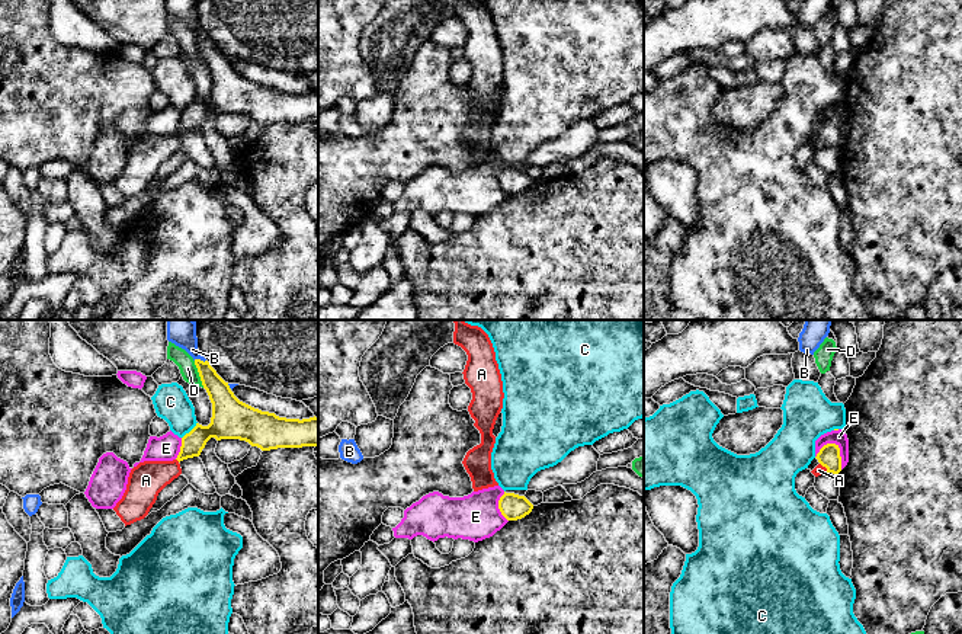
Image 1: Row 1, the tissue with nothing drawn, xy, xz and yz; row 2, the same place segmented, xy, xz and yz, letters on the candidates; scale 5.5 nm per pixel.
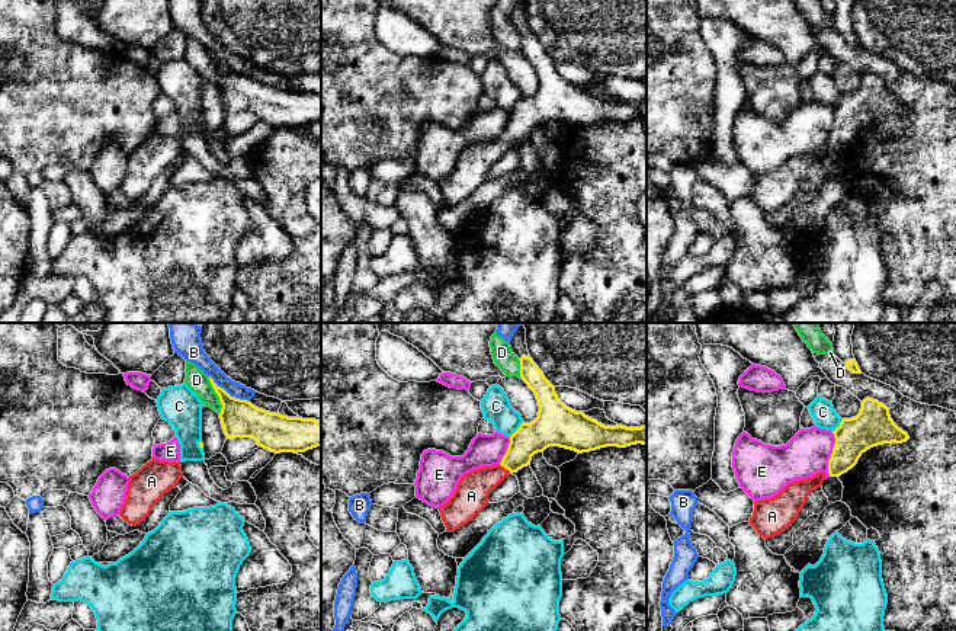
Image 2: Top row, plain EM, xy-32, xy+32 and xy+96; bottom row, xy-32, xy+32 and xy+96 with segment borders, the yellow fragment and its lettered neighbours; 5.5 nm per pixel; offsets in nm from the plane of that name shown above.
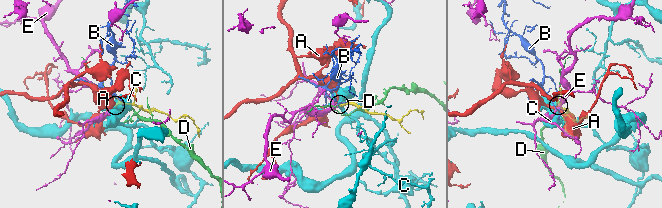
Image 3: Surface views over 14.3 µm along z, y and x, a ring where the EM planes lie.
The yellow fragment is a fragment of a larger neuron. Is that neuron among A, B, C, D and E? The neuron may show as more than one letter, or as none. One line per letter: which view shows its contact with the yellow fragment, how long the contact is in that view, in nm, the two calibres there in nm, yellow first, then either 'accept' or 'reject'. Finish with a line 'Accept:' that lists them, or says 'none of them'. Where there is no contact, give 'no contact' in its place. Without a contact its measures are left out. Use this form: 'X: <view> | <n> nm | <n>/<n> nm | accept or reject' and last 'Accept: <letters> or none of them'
A: xy | 30 nm | 130/200 nm | accept
B: xy | 70 nm | 130/160 nm | reject
C: xy | 130 nm | 220/190 nm | reject
D: xy | 160 nm | 170/90 nm | reject
E: yz | 170 nm | 120/80 nm | reject
Accept: A

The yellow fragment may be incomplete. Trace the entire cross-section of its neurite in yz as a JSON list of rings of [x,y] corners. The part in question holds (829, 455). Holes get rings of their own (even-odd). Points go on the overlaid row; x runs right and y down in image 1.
[[[836,444],[824,445],[815,457],[818,465],[811,471],[815,477],[824,473],[838,474],[841,471],[840,448]]]

